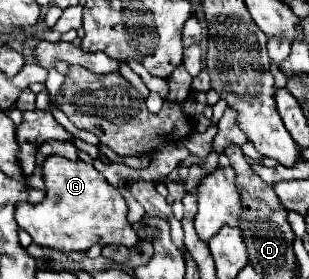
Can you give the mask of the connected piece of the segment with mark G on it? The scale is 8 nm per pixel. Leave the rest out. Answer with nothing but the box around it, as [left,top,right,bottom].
[16,155,140,251]

